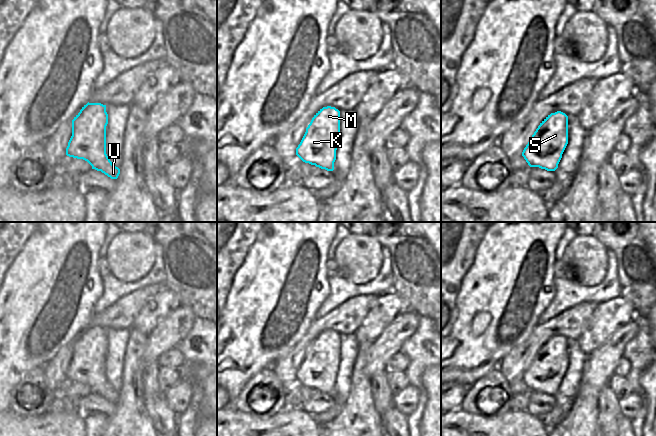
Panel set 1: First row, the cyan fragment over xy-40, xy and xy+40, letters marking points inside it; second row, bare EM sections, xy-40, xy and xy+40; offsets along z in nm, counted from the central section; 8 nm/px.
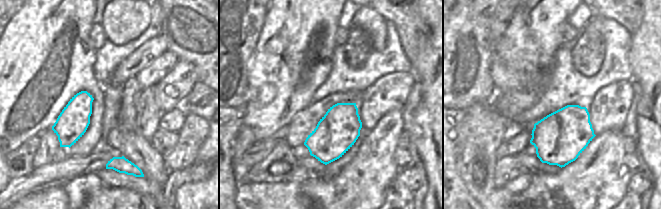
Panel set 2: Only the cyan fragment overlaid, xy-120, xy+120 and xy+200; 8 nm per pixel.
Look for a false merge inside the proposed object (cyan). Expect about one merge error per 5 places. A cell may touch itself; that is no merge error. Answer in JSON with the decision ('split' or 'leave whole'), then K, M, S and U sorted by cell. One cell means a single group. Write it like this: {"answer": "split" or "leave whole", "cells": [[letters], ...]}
{"answer": "leave whole", "cells": [["K", "M", "S", "U"]]}

